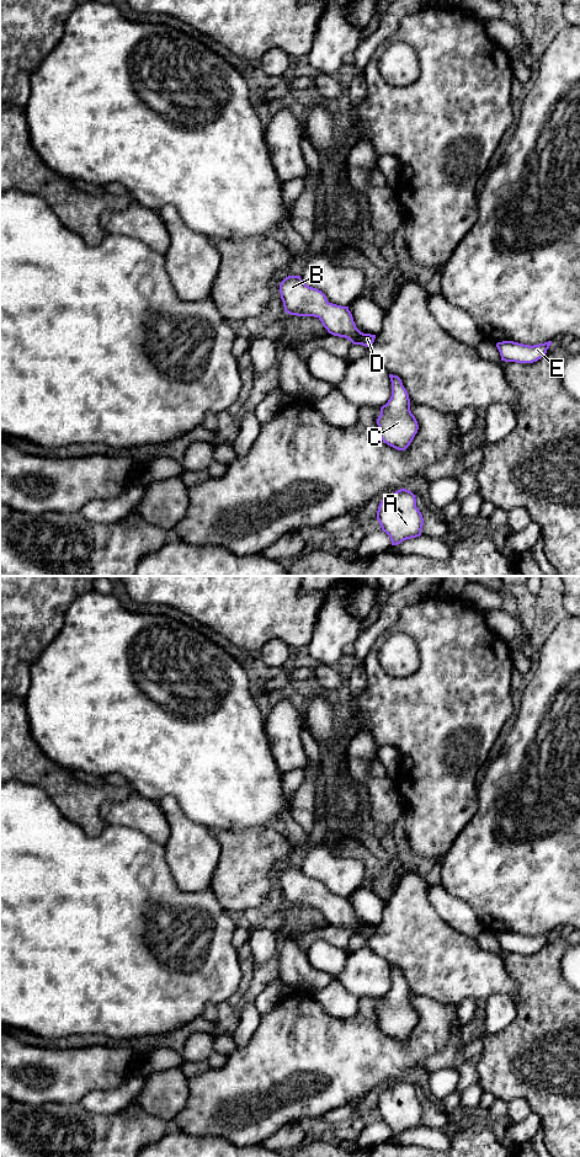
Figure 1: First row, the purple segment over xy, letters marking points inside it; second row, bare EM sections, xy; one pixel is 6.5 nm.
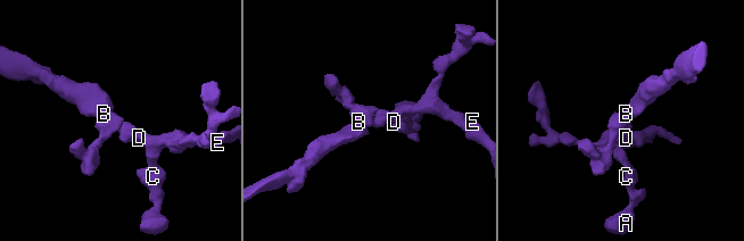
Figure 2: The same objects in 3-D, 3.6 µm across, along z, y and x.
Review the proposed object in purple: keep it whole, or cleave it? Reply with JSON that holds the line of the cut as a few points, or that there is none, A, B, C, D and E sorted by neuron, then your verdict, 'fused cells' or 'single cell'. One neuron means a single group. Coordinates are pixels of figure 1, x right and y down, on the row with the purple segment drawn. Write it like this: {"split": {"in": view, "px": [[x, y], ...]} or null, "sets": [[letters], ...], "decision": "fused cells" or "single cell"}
{"split": null, "sets": [["A", "B", "C", "D", "E"]], "decision": "single cell"}

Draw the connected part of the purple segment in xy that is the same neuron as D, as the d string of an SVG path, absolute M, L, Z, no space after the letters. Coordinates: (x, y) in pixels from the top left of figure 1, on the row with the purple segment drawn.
M288 276L280 284L284 311L297 316L318 318L329 334L350 340L353 345L371 347L376 335L361 332L348 306L329 303L326 295L307 286L300 276Z

